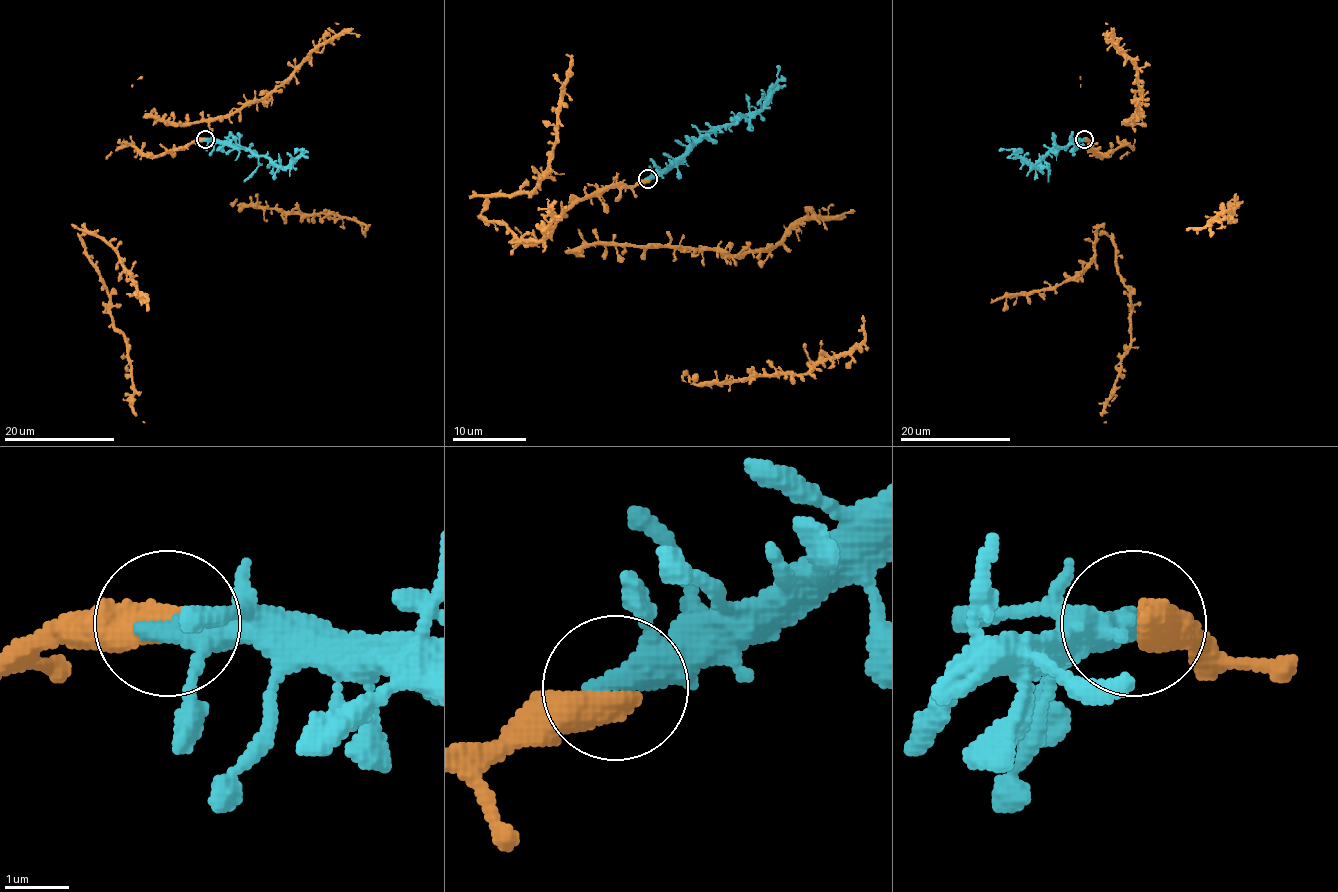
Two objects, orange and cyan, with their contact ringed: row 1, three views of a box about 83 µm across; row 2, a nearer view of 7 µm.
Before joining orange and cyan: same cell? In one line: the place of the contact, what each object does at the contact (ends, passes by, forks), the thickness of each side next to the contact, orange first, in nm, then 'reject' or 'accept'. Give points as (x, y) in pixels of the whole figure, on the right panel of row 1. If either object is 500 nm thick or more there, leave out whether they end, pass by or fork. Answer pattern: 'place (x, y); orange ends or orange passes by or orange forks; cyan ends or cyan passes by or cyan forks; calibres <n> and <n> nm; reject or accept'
place (1084, 139); calibres 550 and 340 nm; accept

